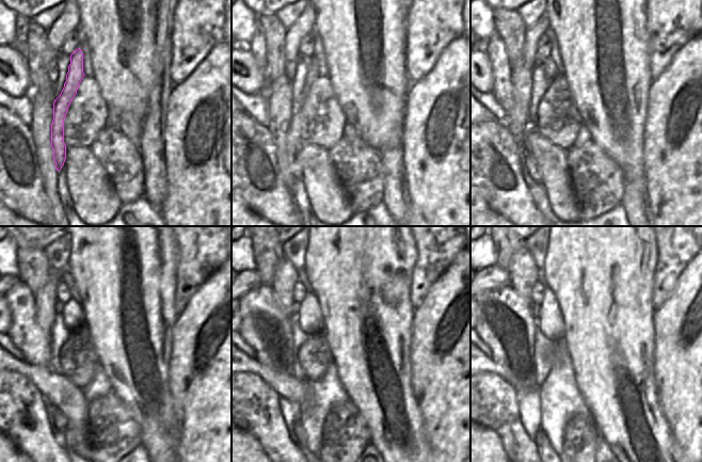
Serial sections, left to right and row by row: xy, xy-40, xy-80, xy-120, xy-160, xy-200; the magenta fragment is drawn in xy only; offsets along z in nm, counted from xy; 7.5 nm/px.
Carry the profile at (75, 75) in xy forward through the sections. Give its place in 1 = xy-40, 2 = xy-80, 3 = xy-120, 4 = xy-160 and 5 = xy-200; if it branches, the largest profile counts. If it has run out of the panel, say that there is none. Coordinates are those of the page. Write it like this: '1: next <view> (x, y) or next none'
1: next xy-40 (293, 141)
2: next xy-80 (529, 164)
3: next xy-120 (59, 419)
4: next xy-160 (301, 436)
5: next xy-200 (542, 443)

